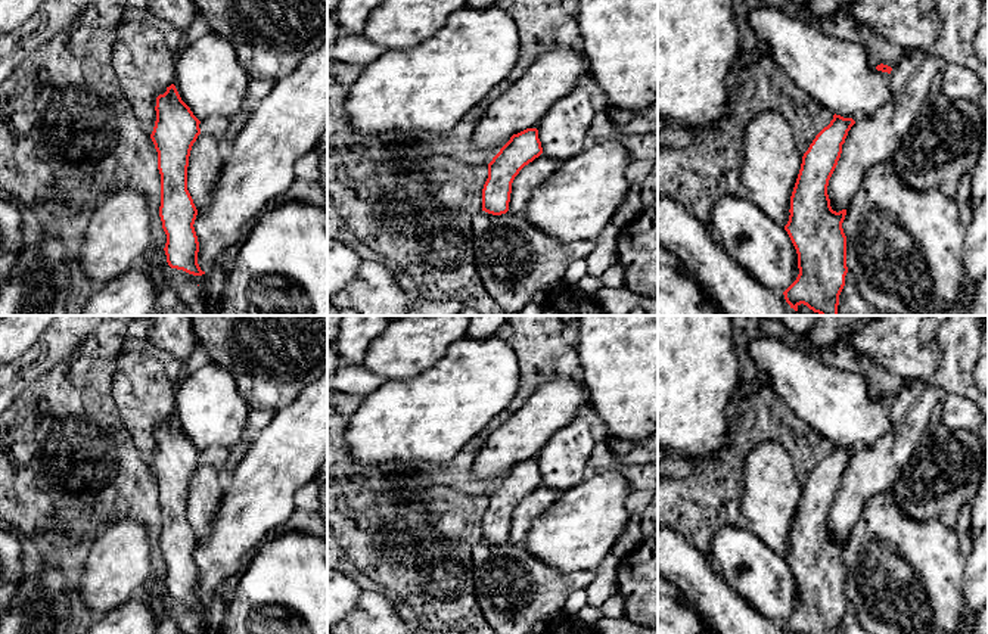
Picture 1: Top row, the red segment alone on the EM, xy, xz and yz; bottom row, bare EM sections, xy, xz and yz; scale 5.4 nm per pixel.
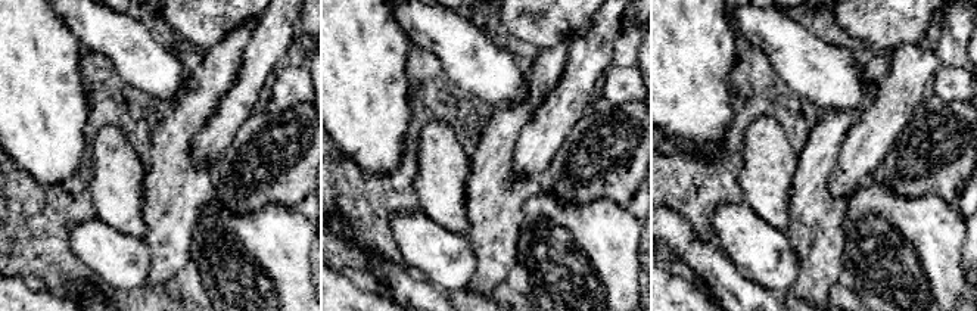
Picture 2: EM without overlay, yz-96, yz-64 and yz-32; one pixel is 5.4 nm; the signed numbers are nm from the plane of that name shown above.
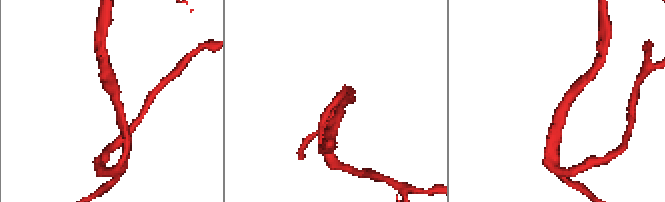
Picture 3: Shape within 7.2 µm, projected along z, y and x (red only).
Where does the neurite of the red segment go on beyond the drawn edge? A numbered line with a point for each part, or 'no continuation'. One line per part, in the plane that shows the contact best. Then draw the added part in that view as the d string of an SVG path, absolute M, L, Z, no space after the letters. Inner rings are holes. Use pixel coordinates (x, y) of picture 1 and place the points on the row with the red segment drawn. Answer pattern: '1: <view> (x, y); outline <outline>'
1: yz (870, 142); outline M907 49L891 71L891 100L870 118L857 121L842 144L827 195L833 211L846 209L866 173L891 161L914 119L929 102L930 80L945 62L922 49Z

